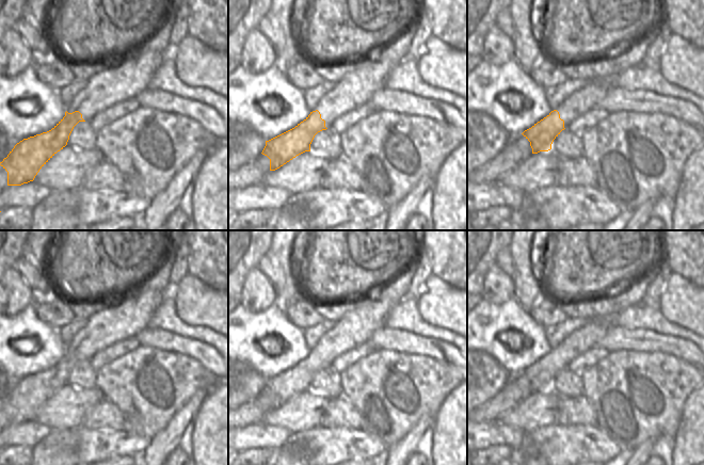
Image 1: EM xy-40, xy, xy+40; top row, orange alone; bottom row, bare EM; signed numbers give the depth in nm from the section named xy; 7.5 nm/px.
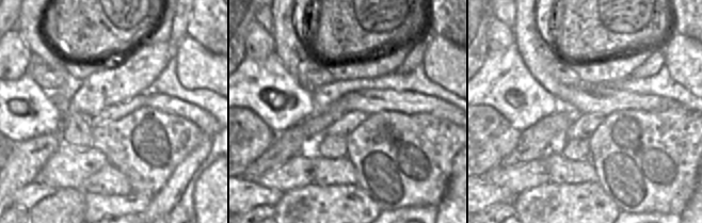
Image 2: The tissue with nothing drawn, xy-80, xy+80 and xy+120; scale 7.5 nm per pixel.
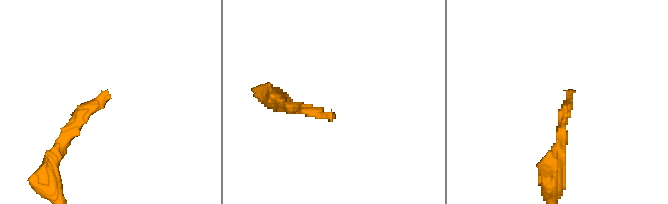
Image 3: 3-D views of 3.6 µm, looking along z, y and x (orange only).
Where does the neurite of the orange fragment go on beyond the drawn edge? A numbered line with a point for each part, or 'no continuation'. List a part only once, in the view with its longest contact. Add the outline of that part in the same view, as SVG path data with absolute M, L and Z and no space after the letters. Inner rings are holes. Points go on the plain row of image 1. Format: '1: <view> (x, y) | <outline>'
1: xy (355, 327) | M368 296L367 302L362 302L334 322L313 350L318 349L325 366L330 367L335 358L367 342L378 328L385 326L385 319L393 306L394 303Z

